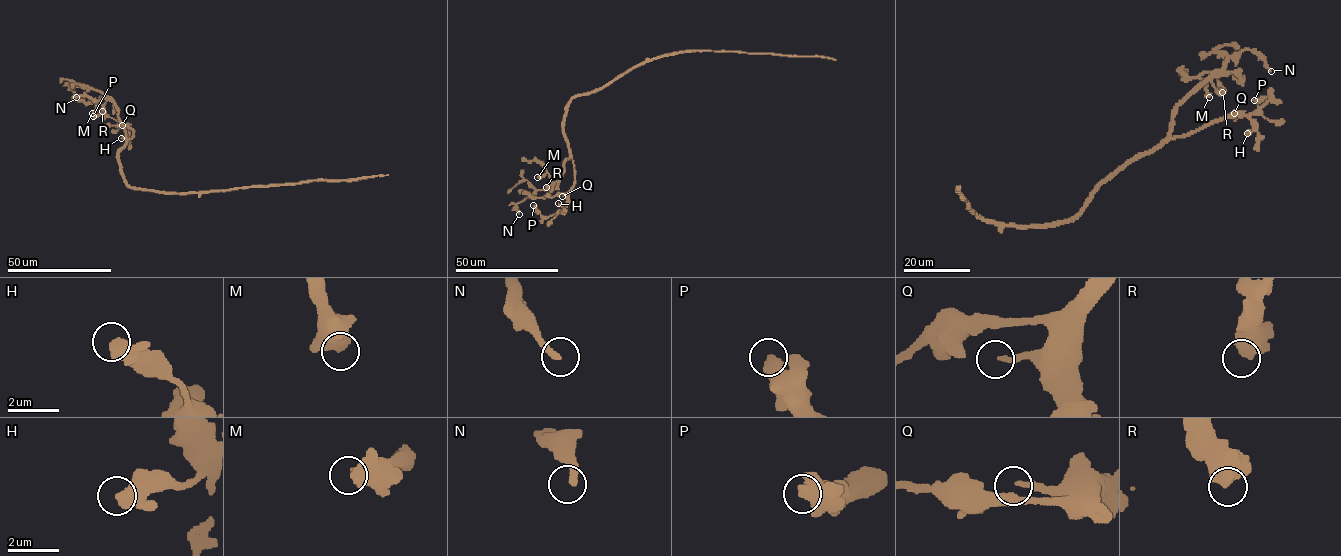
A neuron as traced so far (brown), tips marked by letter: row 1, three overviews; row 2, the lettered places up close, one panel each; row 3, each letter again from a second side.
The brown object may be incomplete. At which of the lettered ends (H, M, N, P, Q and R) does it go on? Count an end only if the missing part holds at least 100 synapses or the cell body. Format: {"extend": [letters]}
{"extend": []}

